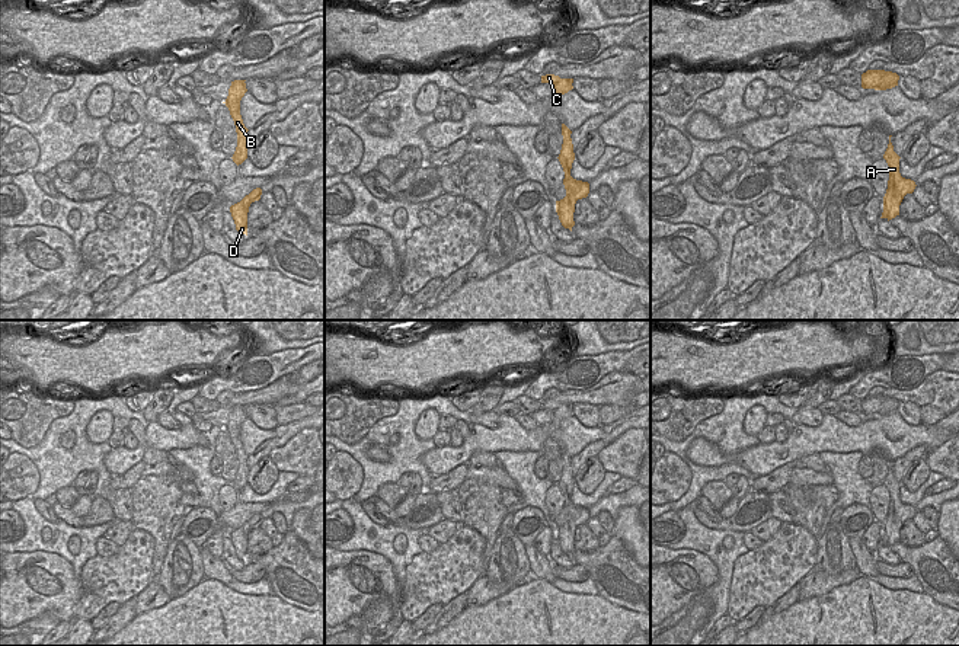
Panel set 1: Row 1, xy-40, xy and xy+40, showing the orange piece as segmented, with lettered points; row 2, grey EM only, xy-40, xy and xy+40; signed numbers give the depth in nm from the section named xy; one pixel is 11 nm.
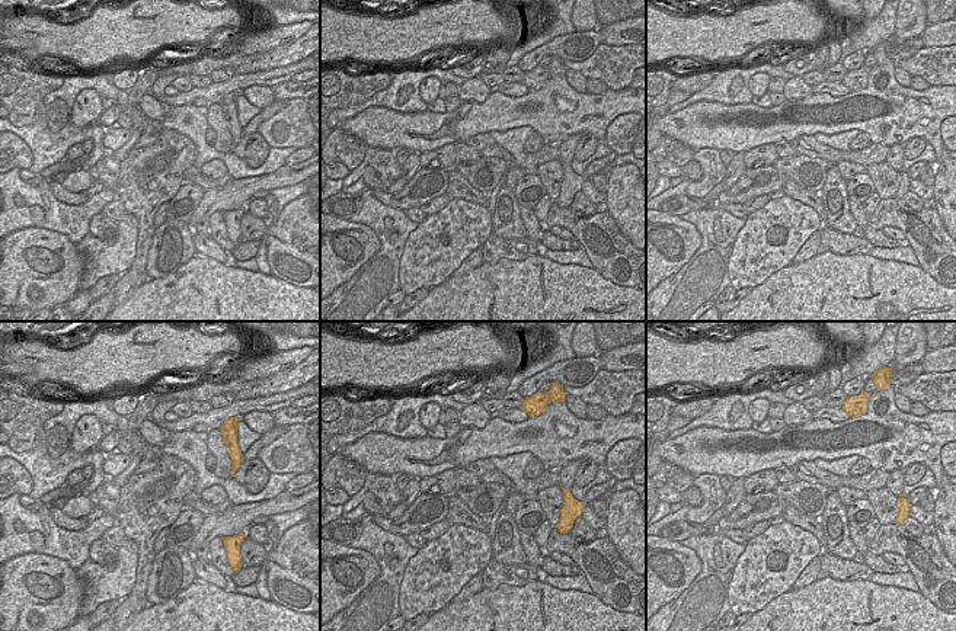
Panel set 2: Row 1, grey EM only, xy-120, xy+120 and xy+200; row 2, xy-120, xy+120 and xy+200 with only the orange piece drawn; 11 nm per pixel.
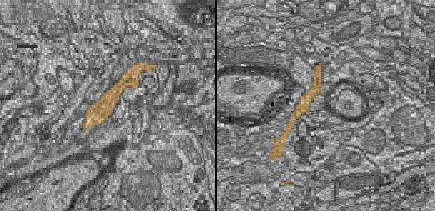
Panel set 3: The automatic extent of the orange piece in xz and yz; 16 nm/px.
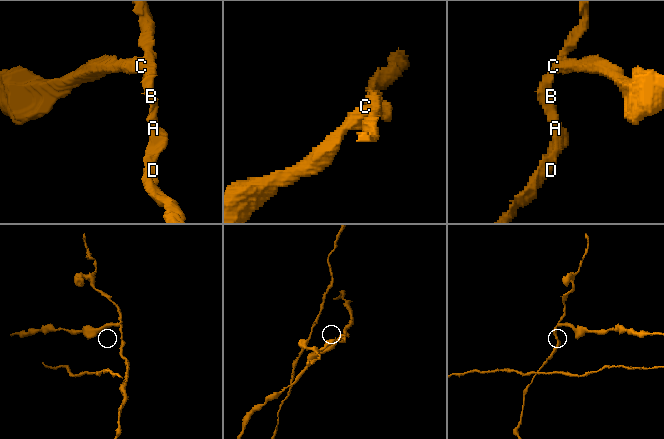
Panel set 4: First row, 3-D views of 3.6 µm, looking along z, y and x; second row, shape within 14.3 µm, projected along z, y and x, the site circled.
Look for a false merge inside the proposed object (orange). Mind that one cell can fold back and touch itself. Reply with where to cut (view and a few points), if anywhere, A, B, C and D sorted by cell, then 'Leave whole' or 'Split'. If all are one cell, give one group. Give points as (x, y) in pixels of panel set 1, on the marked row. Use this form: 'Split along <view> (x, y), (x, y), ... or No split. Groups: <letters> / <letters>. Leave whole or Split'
Split along xy+40 (886, 72), (878, 89). Groups: A B D / C. Split.

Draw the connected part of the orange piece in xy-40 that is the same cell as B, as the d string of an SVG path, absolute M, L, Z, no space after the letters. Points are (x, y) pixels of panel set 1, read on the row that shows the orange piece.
M246 80L231 81L231 86L228 89L228 96L223 102L228 108L230 115L236 125L237 147L231 159L237 166L242 164L247 159L247 147L249 147L249 141L247 141L249 129L244 127L242 115L240 115L240 100L247 92L244 81Z

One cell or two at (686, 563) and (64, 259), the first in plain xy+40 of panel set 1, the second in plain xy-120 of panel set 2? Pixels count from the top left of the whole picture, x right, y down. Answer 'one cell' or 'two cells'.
one cell

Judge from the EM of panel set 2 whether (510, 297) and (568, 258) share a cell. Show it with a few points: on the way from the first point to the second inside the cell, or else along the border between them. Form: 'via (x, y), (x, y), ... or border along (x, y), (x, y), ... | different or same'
border along (537, 253), (560, 263), (579, 263), (592, 268) | different

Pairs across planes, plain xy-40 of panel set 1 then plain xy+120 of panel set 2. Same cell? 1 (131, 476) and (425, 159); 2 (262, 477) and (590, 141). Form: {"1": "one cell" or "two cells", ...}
{"1": "one cell", "2": "one cell"}

